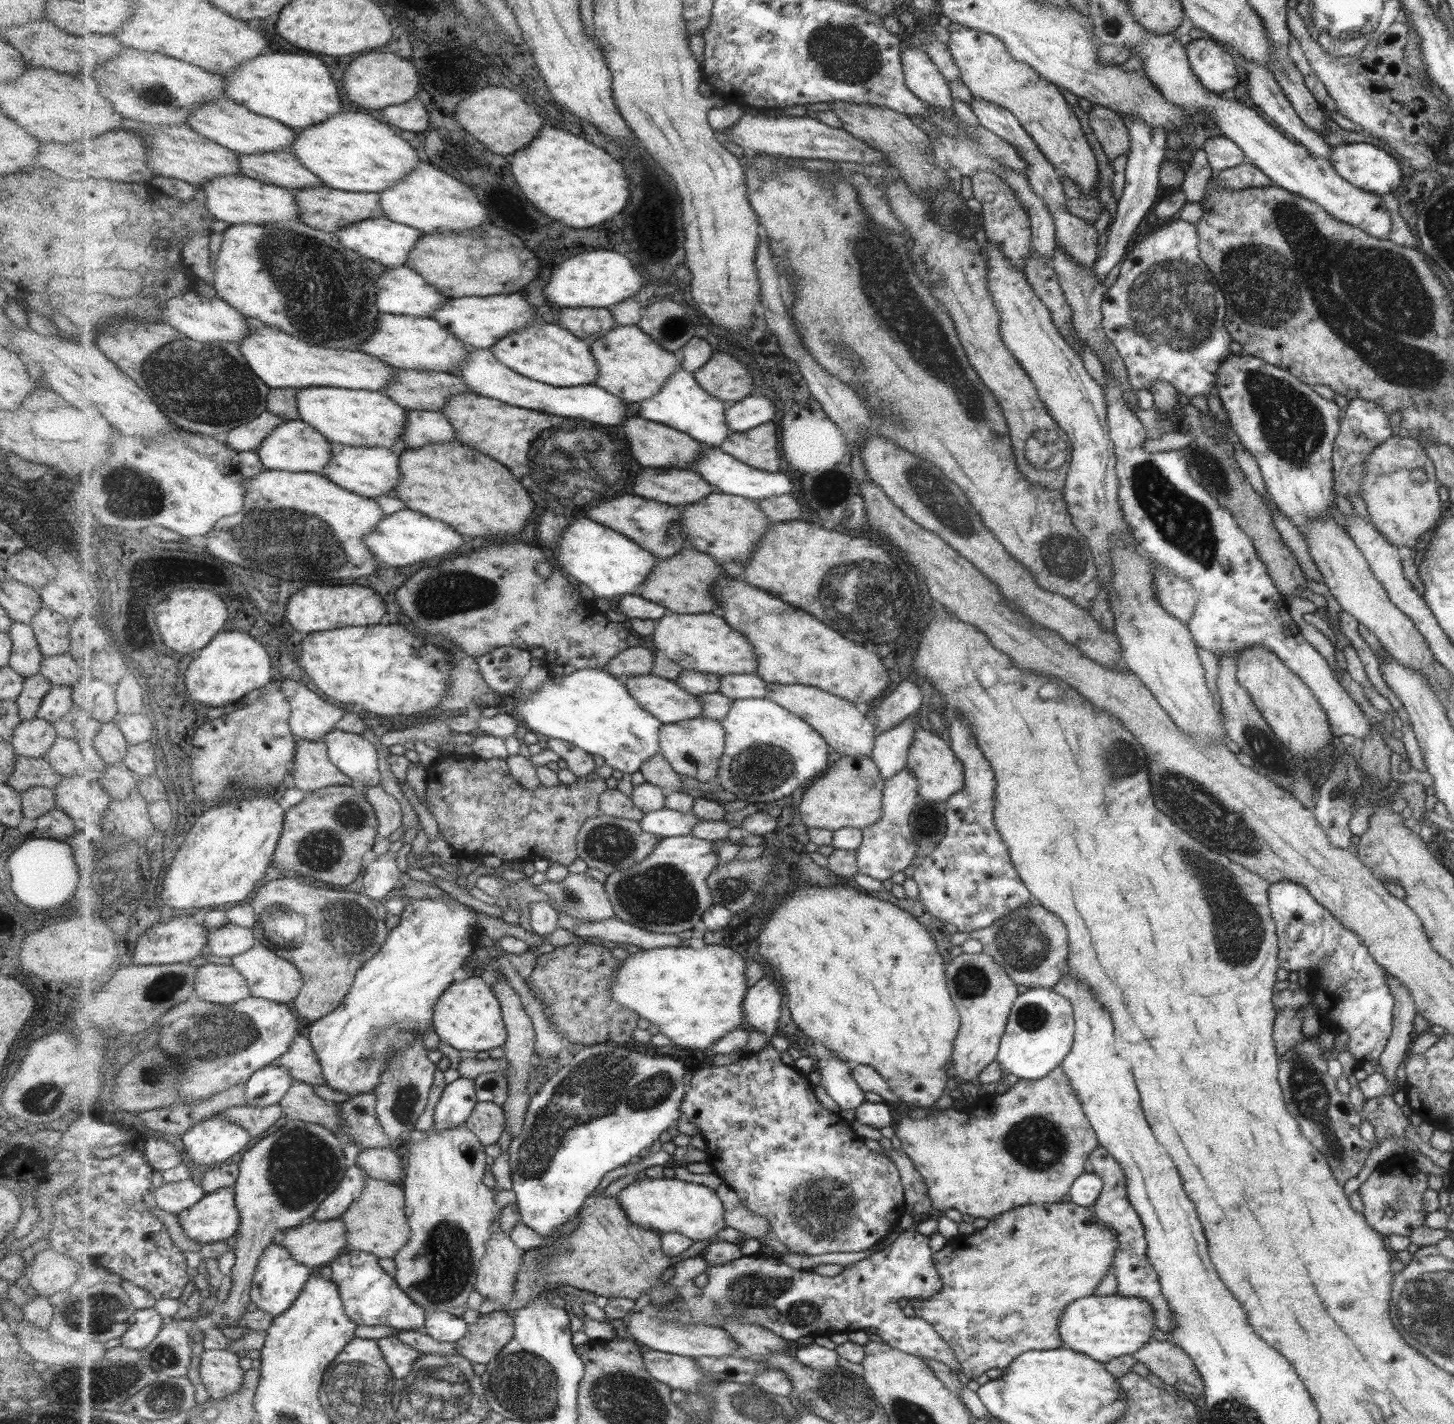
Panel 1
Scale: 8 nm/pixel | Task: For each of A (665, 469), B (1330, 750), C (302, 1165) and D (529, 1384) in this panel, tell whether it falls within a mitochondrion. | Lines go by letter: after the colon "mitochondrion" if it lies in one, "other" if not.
A: other
B: mitochondrion
C: mitochondrion
D: mitochondrion

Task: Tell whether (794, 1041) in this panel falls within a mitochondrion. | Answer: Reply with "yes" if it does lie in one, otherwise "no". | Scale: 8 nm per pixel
no

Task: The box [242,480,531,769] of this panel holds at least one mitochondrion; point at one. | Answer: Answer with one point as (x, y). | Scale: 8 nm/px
(440, 600)

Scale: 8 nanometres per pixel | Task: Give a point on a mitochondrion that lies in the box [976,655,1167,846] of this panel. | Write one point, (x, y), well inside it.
(1110, 759)

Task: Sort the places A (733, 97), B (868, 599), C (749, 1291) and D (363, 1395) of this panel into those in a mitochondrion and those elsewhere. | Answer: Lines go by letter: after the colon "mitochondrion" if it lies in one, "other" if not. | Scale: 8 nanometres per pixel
A: other
B: mitochondrion
C: mitochondrion
D: mitochondrion

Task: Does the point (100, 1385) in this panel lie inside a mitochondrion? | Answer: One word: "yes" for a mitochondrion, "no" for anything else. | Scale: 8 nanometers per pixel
yes

